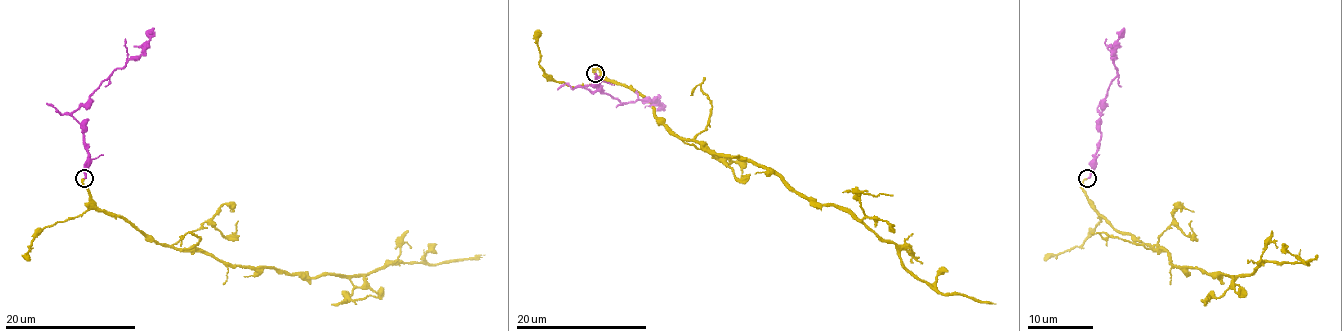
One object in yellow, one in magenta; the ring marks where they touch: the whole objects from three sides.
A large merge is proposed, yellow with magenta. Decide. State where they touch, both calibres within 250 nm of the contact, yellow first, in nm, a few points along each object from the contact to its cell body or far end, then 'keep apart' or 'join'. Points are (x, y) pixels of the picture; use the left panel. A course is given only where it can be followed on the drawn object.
(84, 178) | 240/200 nm | yellow via (83, 178), (101, 209), (170, 247), (199, 249), (228, 265), (307, 276), (367, 275), (387, 262), (485, 255) | magenta via (85, 178), (85, 162), (88, 159), (83, 129), (72, 115), (111, 74), (142, 53), (153, 28) | join

